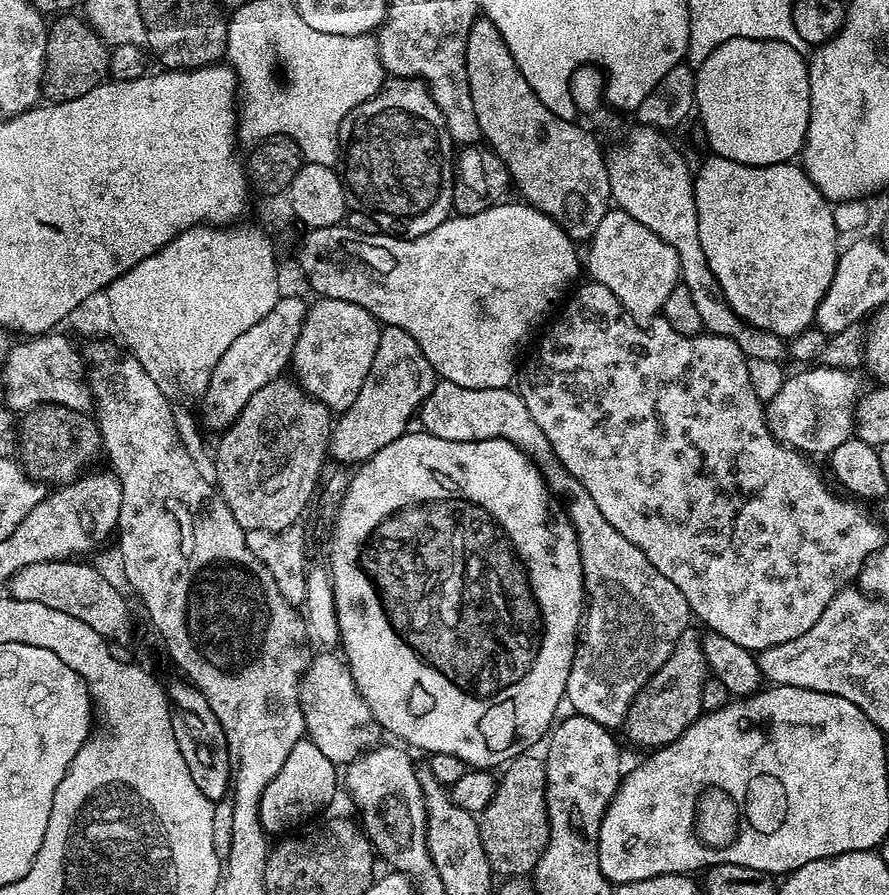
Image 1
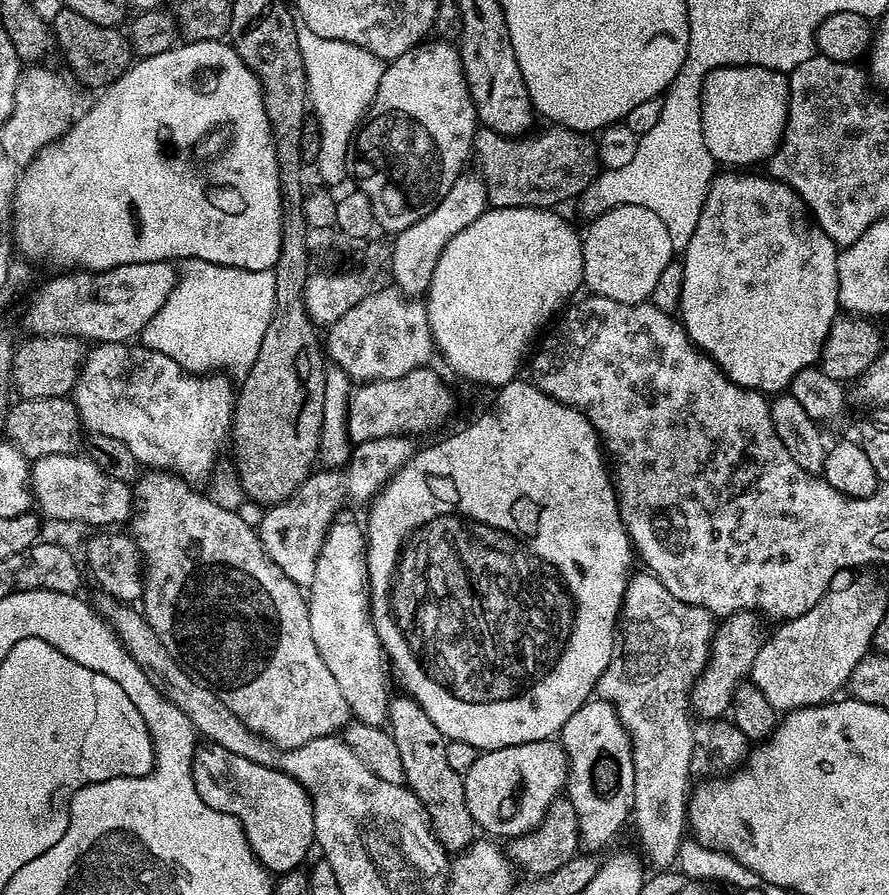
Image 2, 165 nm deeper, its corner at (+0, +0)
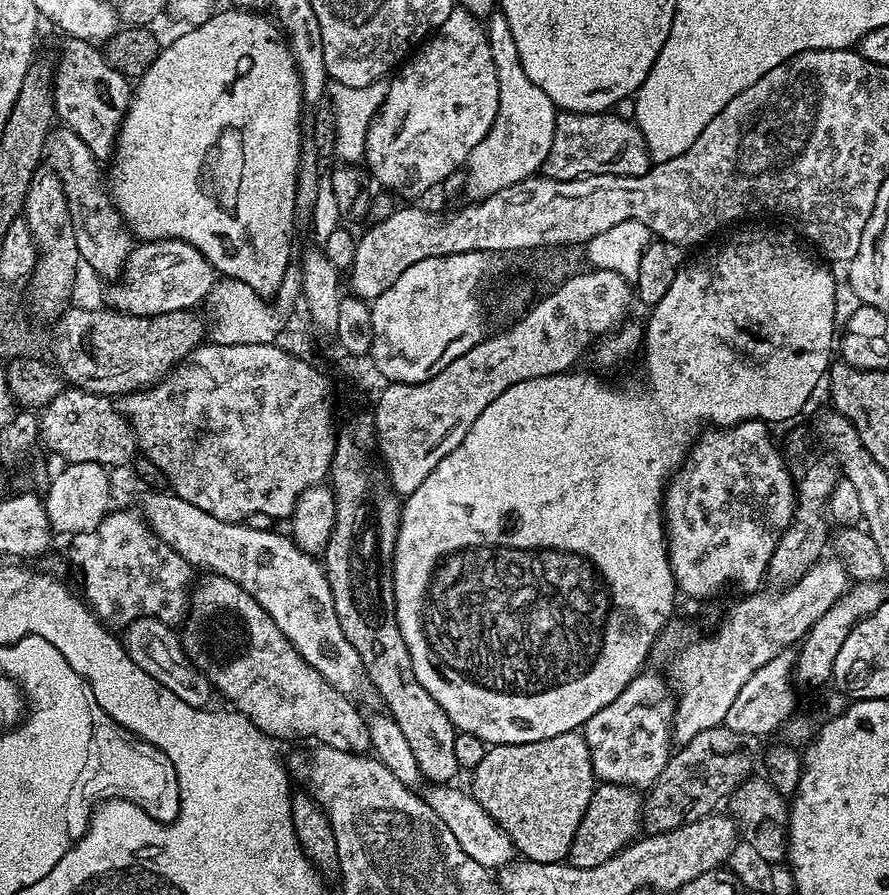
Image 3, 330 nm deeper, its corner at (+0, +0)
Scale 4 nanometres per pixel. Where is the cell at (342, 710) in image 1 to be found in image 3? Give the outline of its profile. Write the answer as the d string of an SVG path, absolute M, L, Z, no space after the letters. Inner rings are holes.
M427 783L422 790L426 806L430 806L430 810L434 810L438 818L442 818L442 823L446 825L446 830L450 830L450 834L454 834L458 846L462 846L462 850L466 850L466 854L470 854L470 858L474 858L478 866L499 870L504 865L511 864L514 859L514 849L506 830L502 830L502 826L498 826L498 822L494 822L494 818L490 818L490 814L486 814L482 806L478 806L471 791L464 789L463 792L460 788L452 787L456 786Z

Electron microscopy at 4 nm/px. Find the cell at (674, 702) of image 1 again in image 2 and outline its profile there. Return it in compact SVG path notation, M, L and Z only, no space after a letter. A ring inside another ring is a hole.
M735 612L715 625L704 673L694 682L690 697L690 707L699 719L701 716L705 722L713 722L731 709L736 688L749 677L754 658L758 658L758 650L764 645L766 636L760 623L761 617L755 612Z

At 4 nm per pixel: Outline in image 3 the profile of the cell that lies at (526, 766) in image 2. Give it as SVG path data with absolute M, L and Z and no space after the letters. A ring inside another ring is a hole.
M574 731L542 742L493 744L470 776L472 797L506 830L513 849L523 859L543 864L567 861L574 834L598 783L584 735Z

